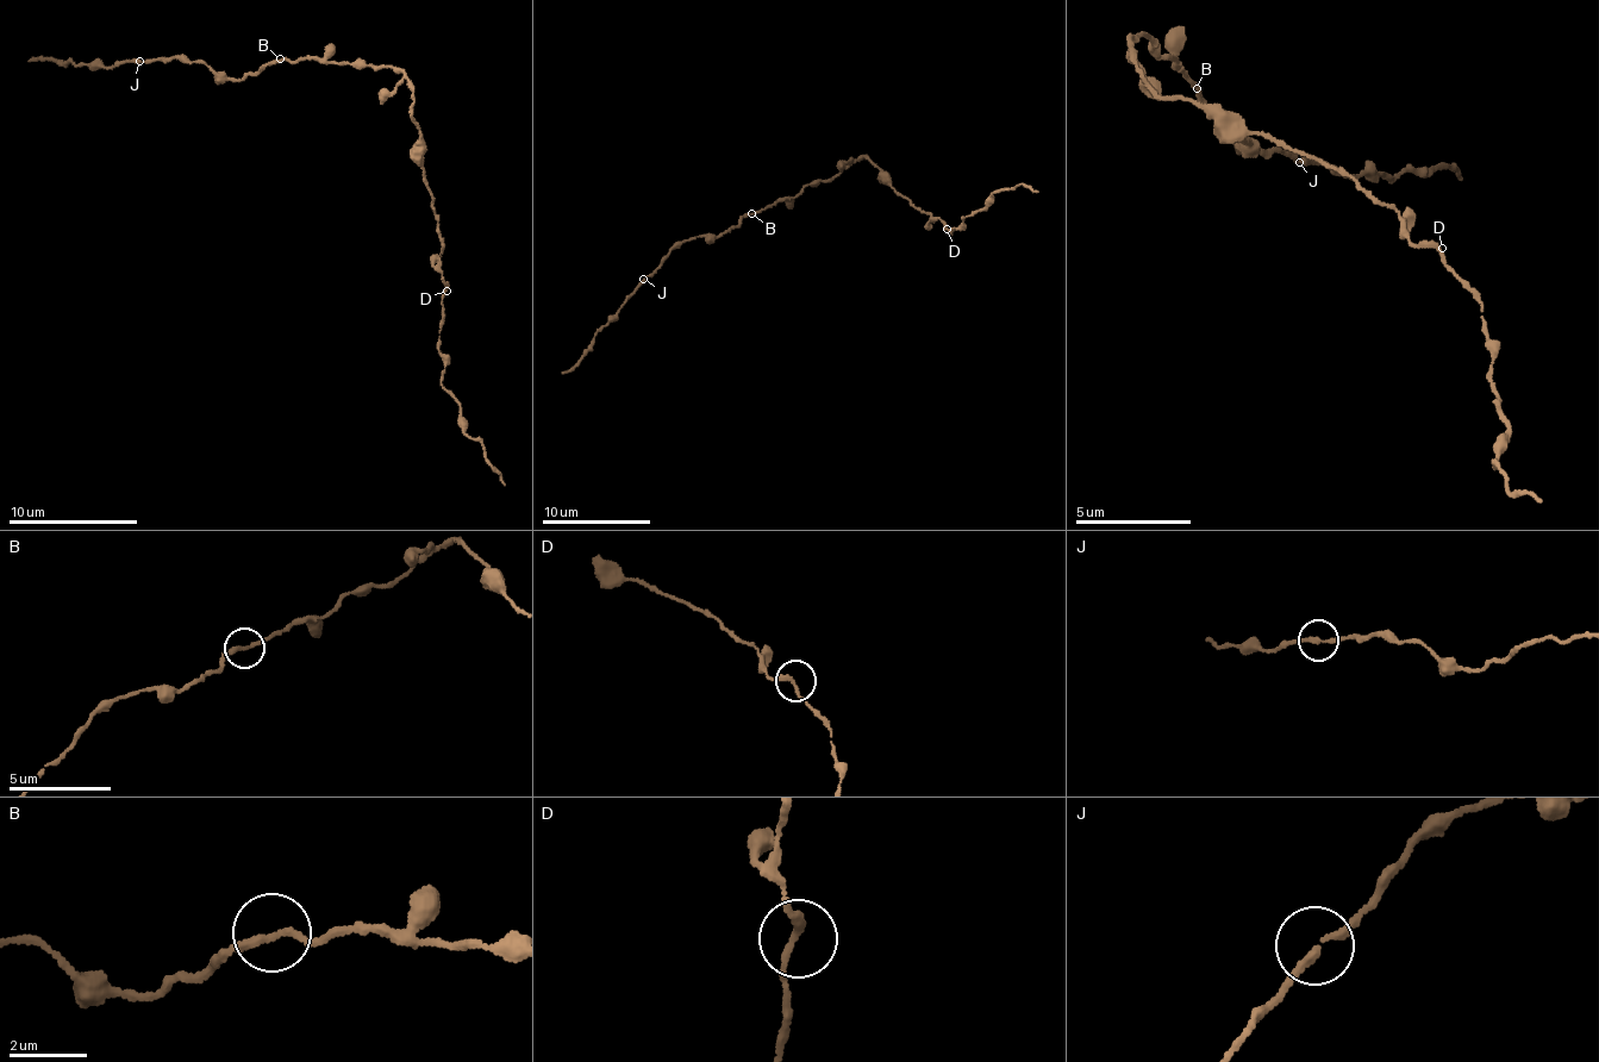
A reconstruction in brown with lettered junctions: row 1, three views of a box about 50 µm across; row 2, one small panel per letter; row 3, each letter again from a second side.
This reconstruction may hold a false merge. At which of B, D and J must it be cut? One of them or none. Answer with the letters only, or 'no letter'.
no letter

